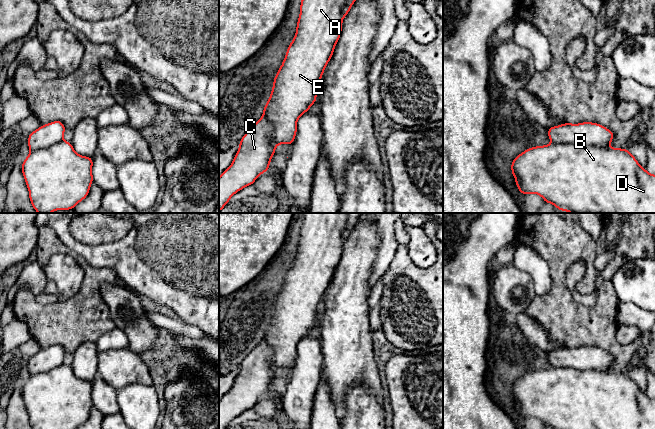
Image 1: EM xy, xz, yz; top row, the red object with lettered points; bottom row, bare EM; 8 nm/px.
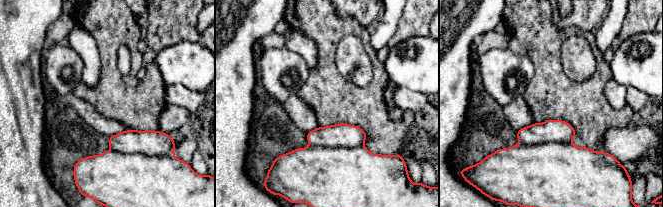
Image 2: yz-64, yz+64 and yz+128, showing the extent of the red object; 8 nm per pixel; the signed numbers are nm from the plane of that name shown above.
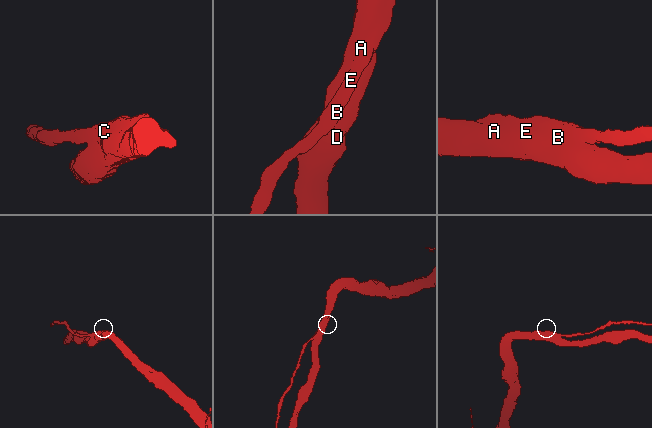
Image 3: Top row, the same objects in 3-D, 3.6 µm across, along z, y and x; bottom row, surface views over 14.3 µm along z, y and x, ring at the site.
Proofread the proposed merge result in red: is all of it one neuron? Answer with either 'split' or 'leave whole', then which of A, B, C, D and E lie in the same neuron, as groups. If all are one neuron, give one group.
leave whole; groups A B C D E

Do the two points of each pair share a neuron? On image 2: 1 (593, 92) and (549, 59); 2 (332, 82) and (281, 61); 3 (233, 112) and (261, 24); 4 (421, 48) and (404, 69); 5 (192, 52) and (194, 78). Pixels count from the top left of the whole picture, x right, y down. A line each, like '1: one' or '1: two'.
1: one
2: two
3: one
4: one
5: one

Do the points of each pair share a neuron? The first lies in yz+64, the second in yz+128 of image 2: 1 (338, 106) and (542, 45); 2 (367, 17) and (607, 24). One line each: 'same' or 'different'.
1: same
2: different

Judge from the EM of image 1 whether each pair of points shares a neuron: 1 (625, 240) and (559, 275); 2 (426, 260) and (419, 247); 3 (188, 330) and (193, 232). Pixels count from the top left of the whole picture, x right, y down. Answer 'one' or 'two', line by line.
1: two
2: one
3: two

